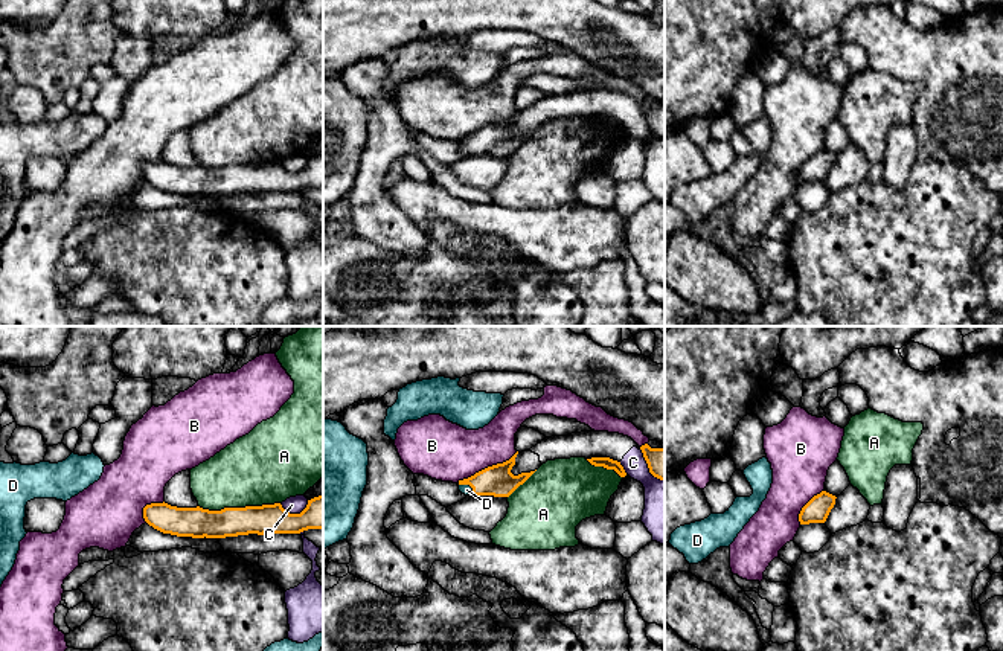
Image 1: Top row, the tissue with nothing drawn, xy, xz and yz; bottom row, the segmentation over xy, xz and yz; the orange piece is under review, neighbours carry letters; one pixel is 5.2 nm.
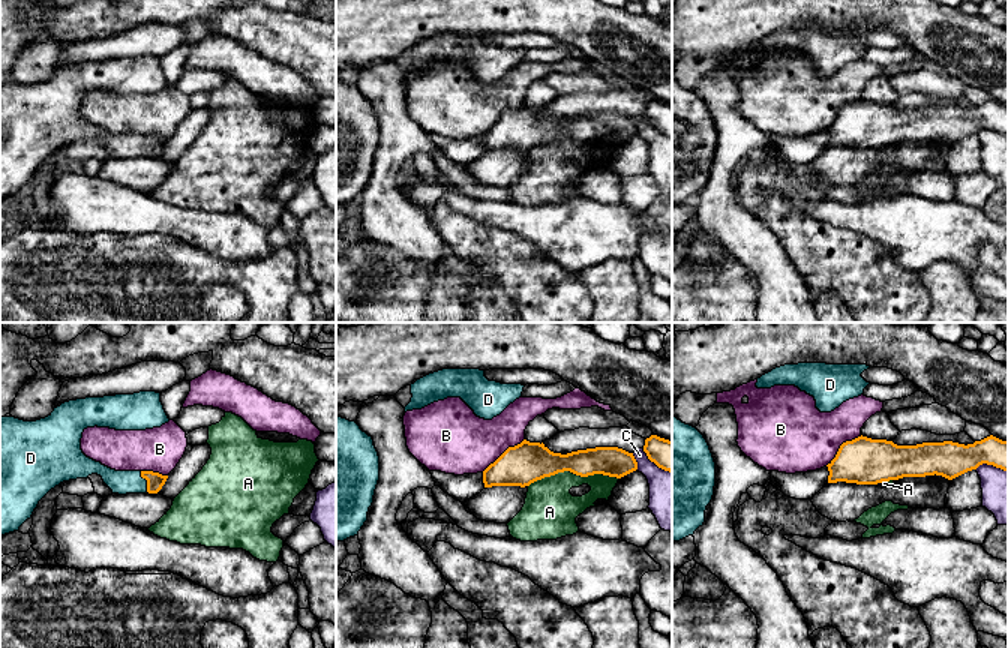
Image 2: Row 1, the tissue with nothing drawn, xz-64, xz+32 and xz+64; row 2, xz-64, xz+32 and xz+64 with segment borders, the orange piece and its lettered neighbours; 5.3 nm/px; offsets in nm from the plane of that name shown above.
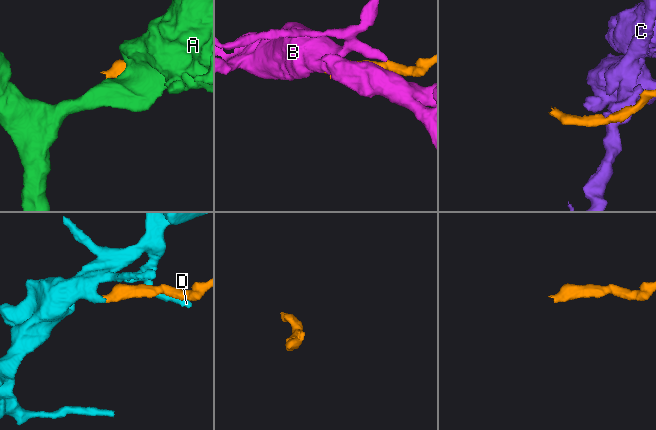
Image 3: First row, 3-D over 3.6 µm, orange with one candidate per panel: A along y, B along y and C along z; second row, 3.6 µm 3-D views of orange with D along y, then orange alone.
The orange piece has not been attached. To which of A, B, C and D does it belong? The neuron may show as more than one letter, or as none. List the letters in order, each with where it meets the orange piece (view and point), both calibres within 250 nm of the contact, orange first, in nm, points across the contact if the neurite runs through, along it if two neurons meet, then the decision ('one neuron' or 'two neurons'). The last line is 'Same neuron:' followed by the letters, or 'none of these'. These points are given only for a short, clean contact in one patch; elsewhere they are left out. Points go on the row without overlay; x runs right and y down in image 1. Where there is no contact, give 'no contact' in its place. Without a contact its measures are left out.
A: contact xy (238, 166); calibres 160 and 380 nm; two neurons
B: contact xz (488, 125); calibres 170 and 300 nm; two neurons
C: contact xy (294, 173); calibres 180 and 100 nm; two neurons
D: contact xz (468, 142); calibres 170 and 60 nm; way xz (497, 139), (468, 142), (467, 148); one neuron
Same neuron: D

